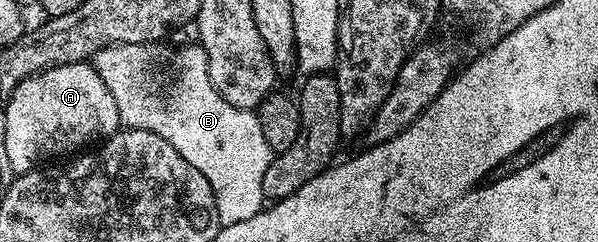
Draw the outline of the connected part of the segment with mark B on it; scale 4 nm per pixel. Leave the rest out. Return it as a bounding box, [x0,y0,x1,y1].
[93,42,272,225]

